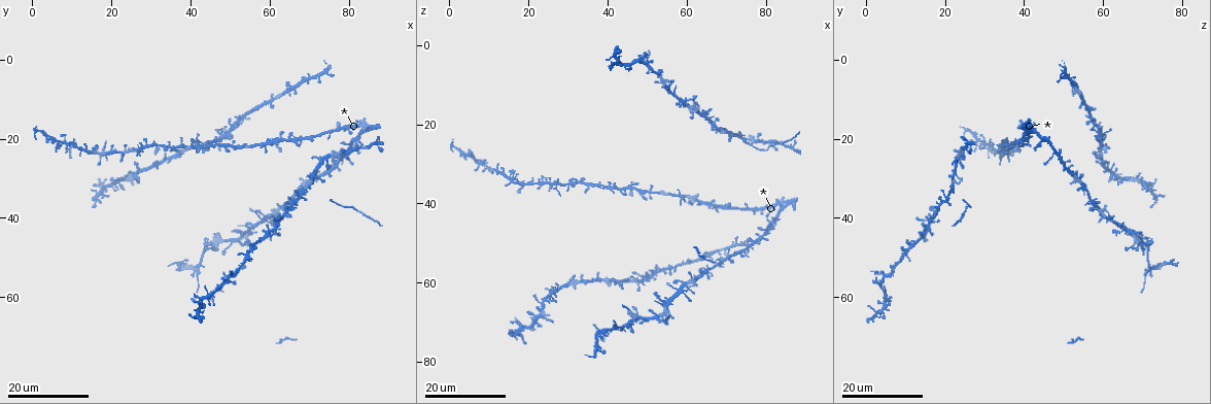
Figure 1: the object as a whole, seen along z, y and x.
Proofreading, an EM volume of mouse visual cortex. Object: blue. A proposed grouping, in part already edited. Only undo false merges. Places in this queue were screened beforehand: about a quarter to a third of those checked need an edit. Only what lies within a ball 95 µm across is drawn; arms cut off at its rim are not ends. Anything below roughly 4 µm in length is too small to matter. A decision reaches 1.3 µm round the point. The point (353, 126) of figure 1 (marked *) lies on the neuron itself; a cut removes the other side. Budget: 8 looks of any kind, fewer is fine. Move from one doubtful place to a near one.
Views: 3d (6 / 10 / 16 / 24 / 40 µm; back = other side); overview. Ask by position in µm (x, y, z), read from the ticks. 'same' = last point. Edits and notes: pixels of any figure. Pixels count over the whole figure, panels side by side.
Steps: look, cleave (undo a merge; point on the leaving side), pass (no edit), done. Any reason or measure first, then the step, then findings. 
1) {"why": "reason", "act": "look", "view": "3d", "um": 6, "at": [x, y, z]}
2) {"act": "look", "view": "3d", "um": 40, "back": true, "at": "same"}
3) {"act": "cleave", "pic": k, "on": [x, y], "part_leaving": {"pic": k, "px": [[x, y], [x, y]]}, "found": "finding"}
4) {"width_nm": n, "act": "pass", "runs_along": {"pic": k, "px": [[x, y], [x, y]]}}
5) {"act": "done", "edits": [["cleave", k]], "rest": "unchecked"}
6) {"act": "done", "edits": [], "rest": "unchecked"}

{"why": "looks like a crossing", "act": "look", "view": "3d", "um": 24, "at": [76.5, 17.0, 42.0]}

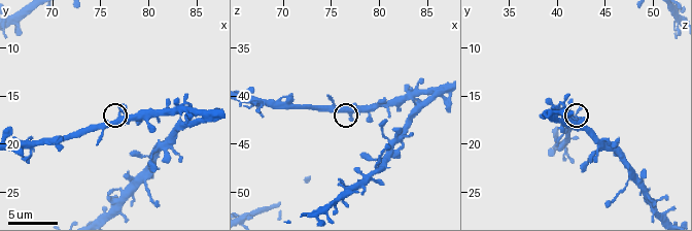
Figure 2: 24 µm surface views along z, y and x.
{"act": "look", "view": "3d", "um": 10, "at": [76.8, 17.0, 41.8]}

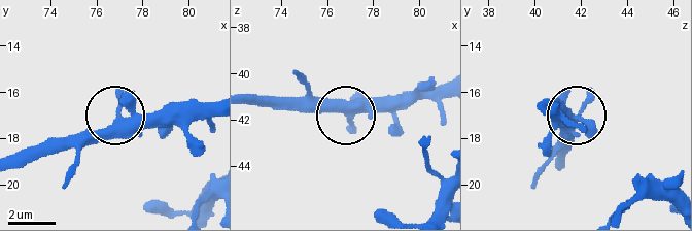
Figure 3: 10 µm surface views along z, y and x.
{"why": "closer look", "act": "look", "view": "3d", "um": 6, "at": [77.0, 17.1, 41.7]}

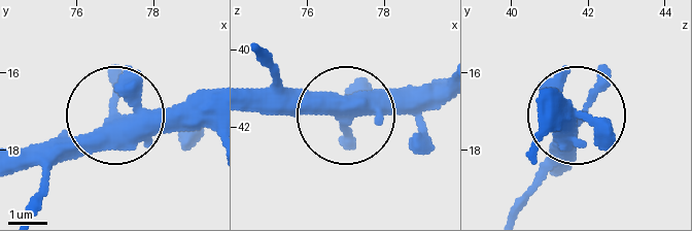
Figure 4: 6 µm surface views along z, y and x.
{"arms": 5, "act": "pass", "found": "continuous, no second neuron"}

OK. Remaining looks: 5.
{"why": "small branch off a trunk", "act": "look", "view": "3d", "um": 24, "at": [70.5, 29.0, 22.0]}

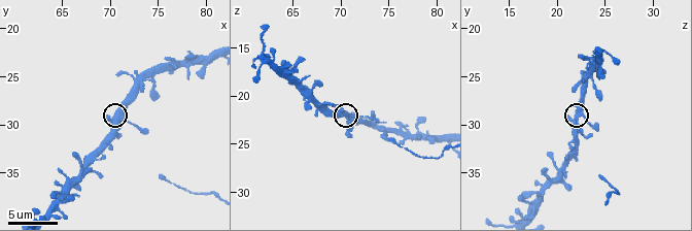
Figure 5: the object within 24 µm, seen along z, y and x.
{"act": "look", "view": "3d", "um": 6, "at": [71.0, 29.4, 22.2]}

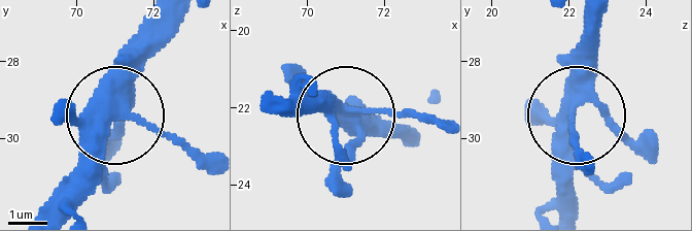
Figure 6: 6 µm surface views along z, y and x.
{"width_nm": 340, "act": "pass", "runs_along": {"pic": 6, "px": [[182, 23], [123, 108], [192, 158]]}, "found": "one neuron here"}

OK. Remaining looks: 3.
{"why": "looks like a crossing", "act": "look", "view": "3d", "um": 24, "at": [41.0, 53.0, 72.0]}

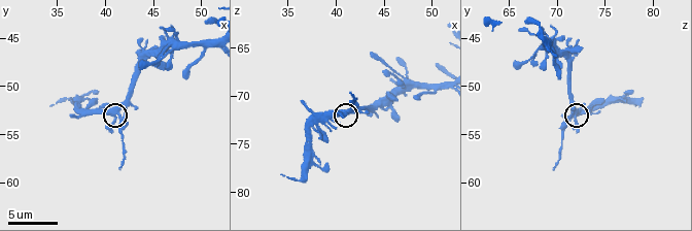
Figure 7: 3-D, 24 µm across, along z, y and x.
{"act": "look", "view": "3d", "um": 10, "at": "same"}

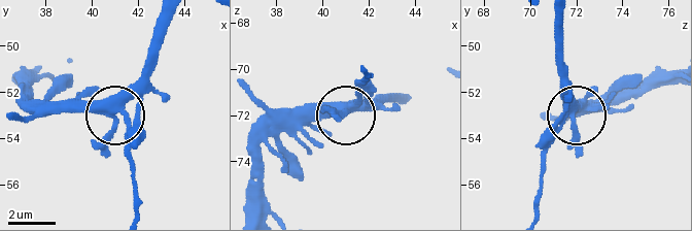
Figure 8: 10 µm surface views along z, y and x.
{"arms": 5, "act": "pass", "runs_along": {"pic": 8, "px": [[172, 18], [157, 65], [115, 110], [133, 145]]}, "found": "one neuron here"}

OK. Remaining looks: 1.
{"act": "done", "edits": [], "rest": "unchecked"}

